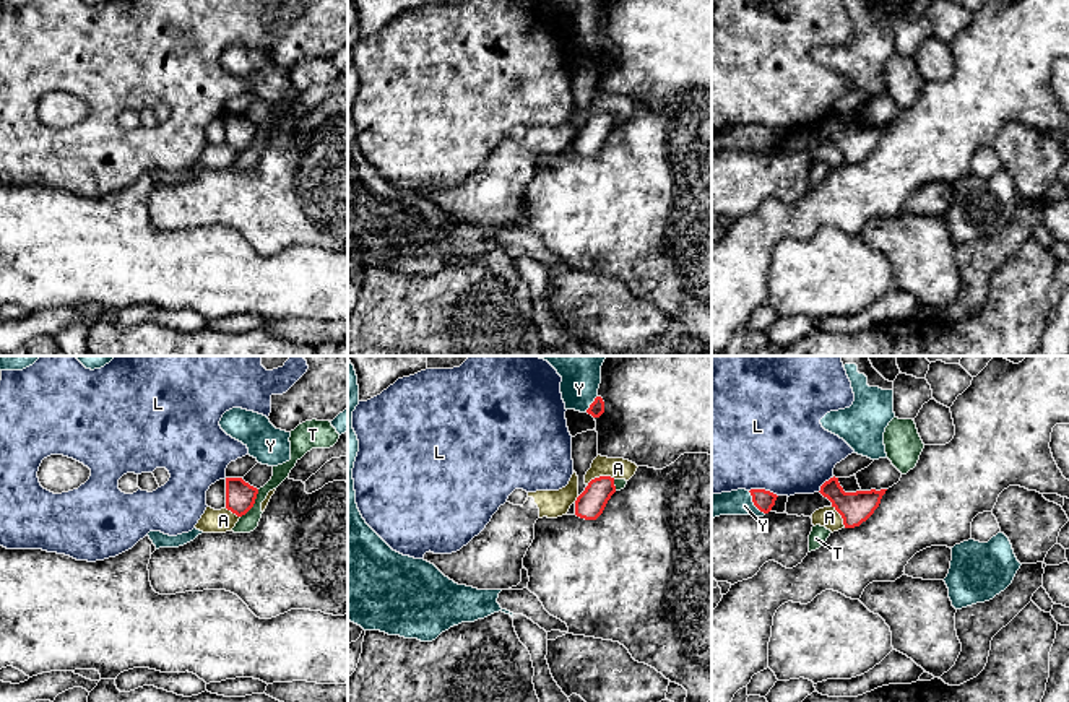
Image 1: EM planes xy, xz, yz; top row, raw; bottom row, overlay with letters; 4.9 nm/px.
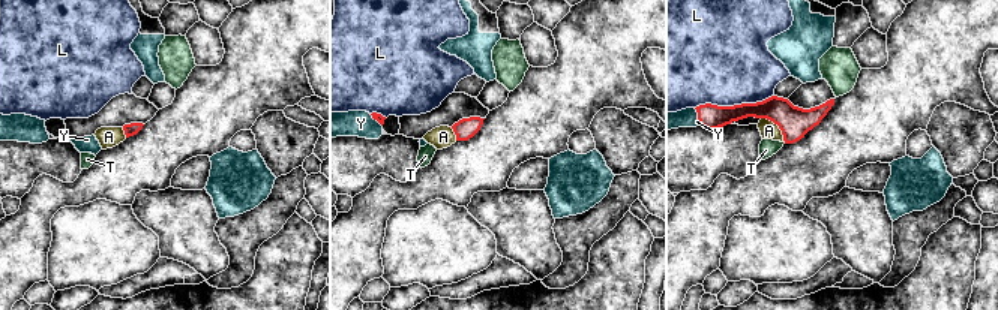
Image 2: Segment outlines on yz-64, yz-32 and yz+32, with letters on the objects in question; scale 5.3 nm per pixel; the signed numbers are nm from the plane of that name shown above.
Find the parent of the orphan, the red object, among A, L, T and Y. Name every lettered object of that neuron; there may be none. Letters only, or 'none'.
Y

